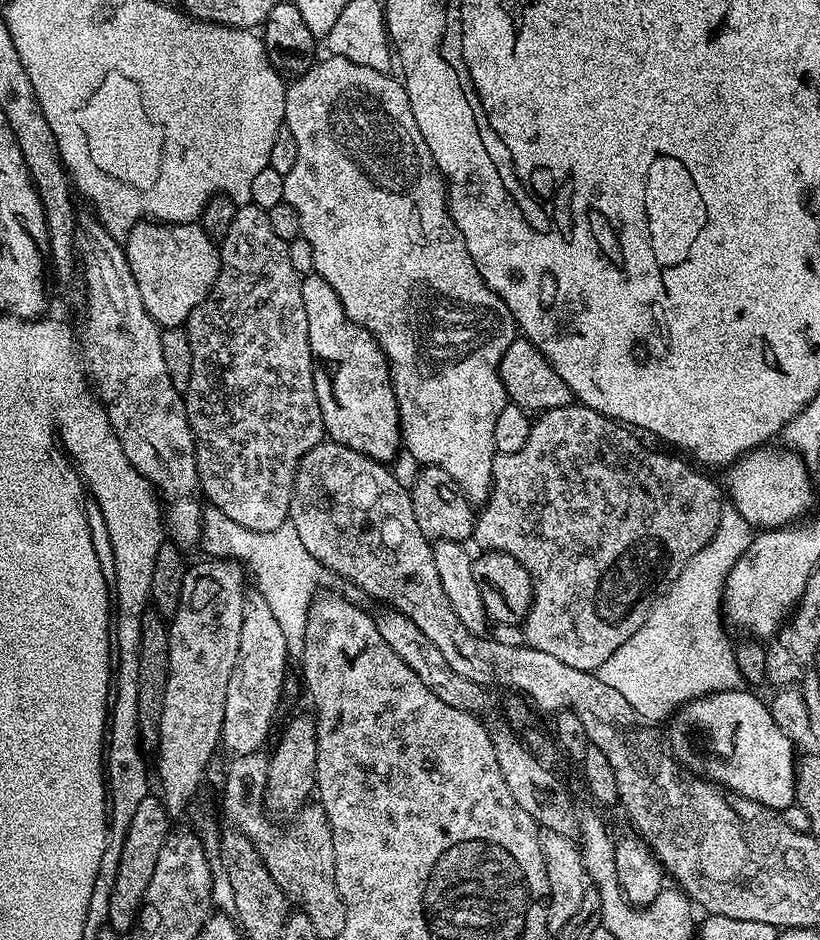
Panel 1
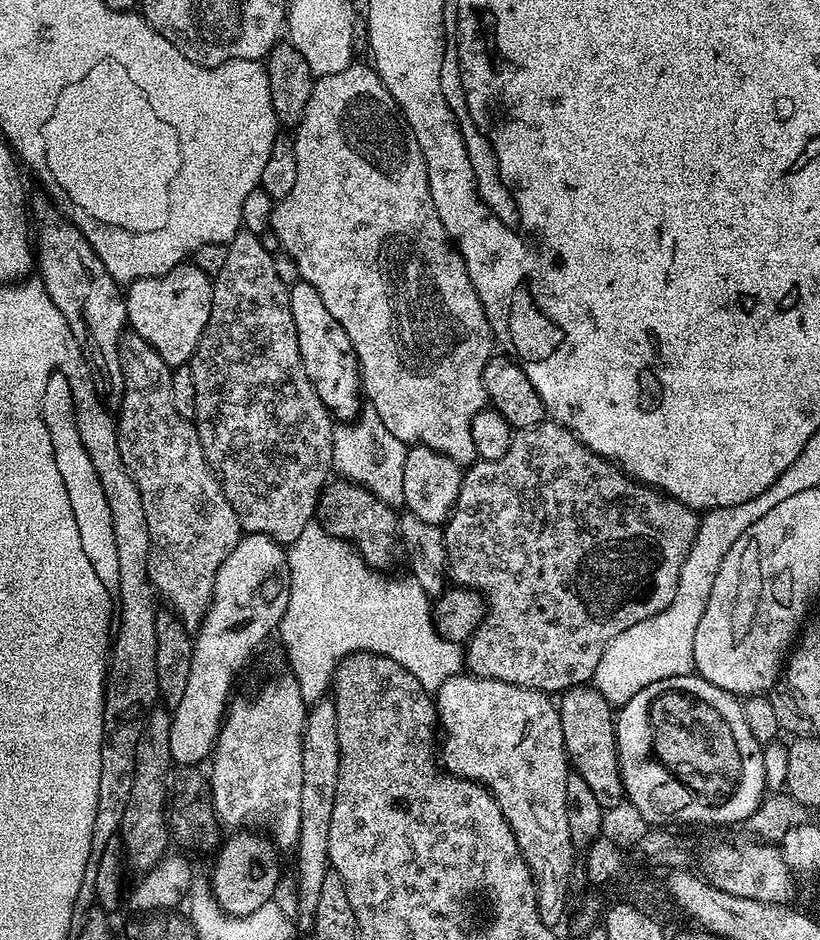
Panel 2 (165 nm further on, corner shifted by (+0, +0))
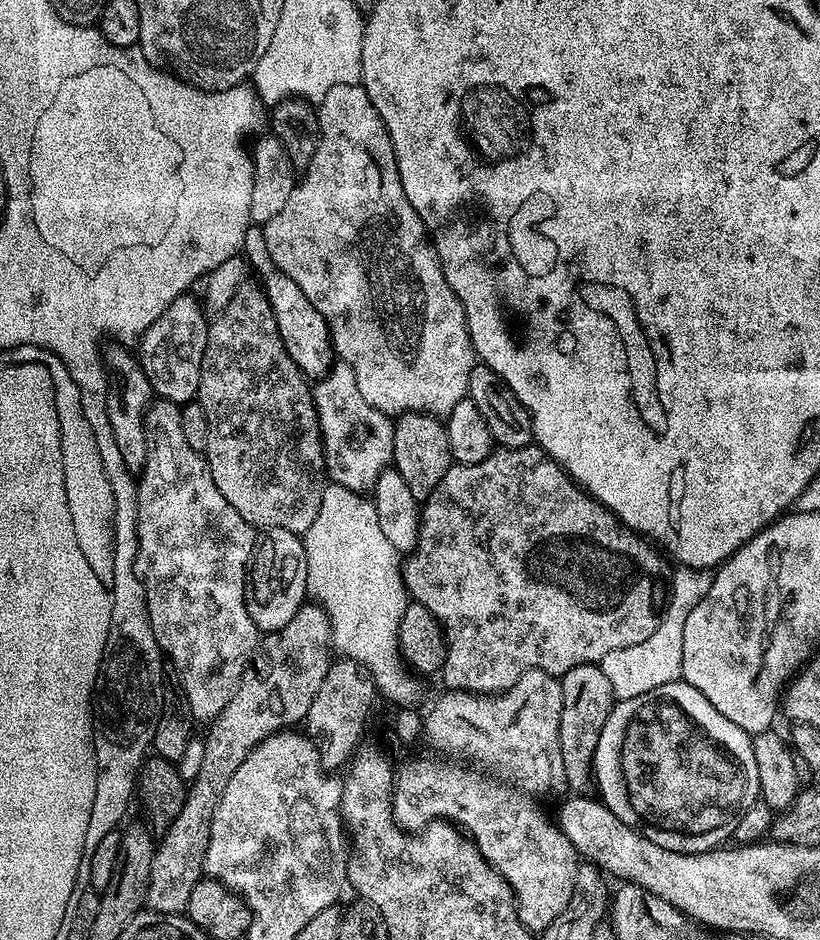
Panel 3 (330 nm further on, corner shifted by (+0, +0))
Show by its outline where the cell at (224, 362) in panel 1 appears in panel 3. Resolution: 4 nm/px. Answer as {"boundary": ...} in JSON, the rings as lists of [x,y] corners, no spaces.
{"boundary":[[[243,283],[230,304],[211,317],[206,354],[202,354],[198,402],[210,422],[206,459],[214,486],[222,490],[222,498],[257,530],[281,528],[297,534],[310,530],[322,506],[326,485],[324,439],[312,401],[312,388],[290,354],[286,354],[263,287]]]}

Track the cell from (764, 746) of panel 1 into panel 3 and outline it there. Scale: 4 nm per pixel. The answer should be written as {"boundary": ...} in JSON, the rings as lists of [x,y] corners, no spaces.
{"boundary":[[[682,678],[671,680],[654,690],[646,690],[646,694],[638,694],[638,698],[626,698],[616,700],[612,706],[610,718],[606,718],[606,726],[602,726],[602,734],[598,738],[598,750],[594,754],[592,763],[594,773],[594,788],[599,799],[614,813],[626,826],[630,826],[636,832],[641,832],[650,842],[662,846],[671,852],[711,852],[714,848],[719,848],[733,835],[739,820],[746,810],[754,805],[760,795],[758,786],[758,766],[754,763],[754,750],[752,749],[752,736],[742,726],[734,726],[726,714],[714,710],[710,698],[702,694],[702,690],[694,690]]]}

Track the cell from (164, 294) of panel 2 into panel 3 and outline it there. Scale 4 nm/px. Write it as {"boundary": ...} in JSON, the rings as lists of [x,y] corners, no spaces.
{"boundary":[[[191,294],[174,298],[162,318],[147,328],[138,341],[138,359],[153,393],[159,399],[178,405],[193,403],[198,397],[198,382],[202,374],[202,354],[206,354],[206,338],[210,320],[201,301]]]}

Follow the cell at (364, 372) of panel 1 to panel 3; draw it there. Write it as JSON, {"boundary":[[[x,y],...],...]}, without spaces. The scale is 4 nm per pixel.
{"boundary":[[[279,270],[271,271],[265,274],[262,287],[264,297],[270,302],[274,322],[278,324],[278,334],[286,346],[286,354],[290,354],[290,358],[305,377],[319,378],[327,375],[334,363],[334,353],[326,318],[322,318],[318,310],[314,310],[314,302],[310,302],[310,298],[302,294],[294,278],[286,278],[286,274],[282,274]]]}

